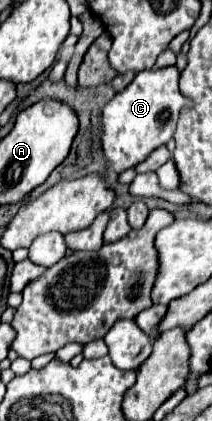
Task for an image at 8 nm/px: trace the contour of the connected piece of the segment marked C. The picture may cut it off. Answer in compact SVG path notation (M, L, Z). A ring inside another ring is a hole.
M151 68L135 74L133 82L115 94L103 108L103 136L101 146L107 158L107 170L121 174L127 168L143 162L155 148L167 144L177 128L179 110L189 106L189 98L179 90L179 68Z

